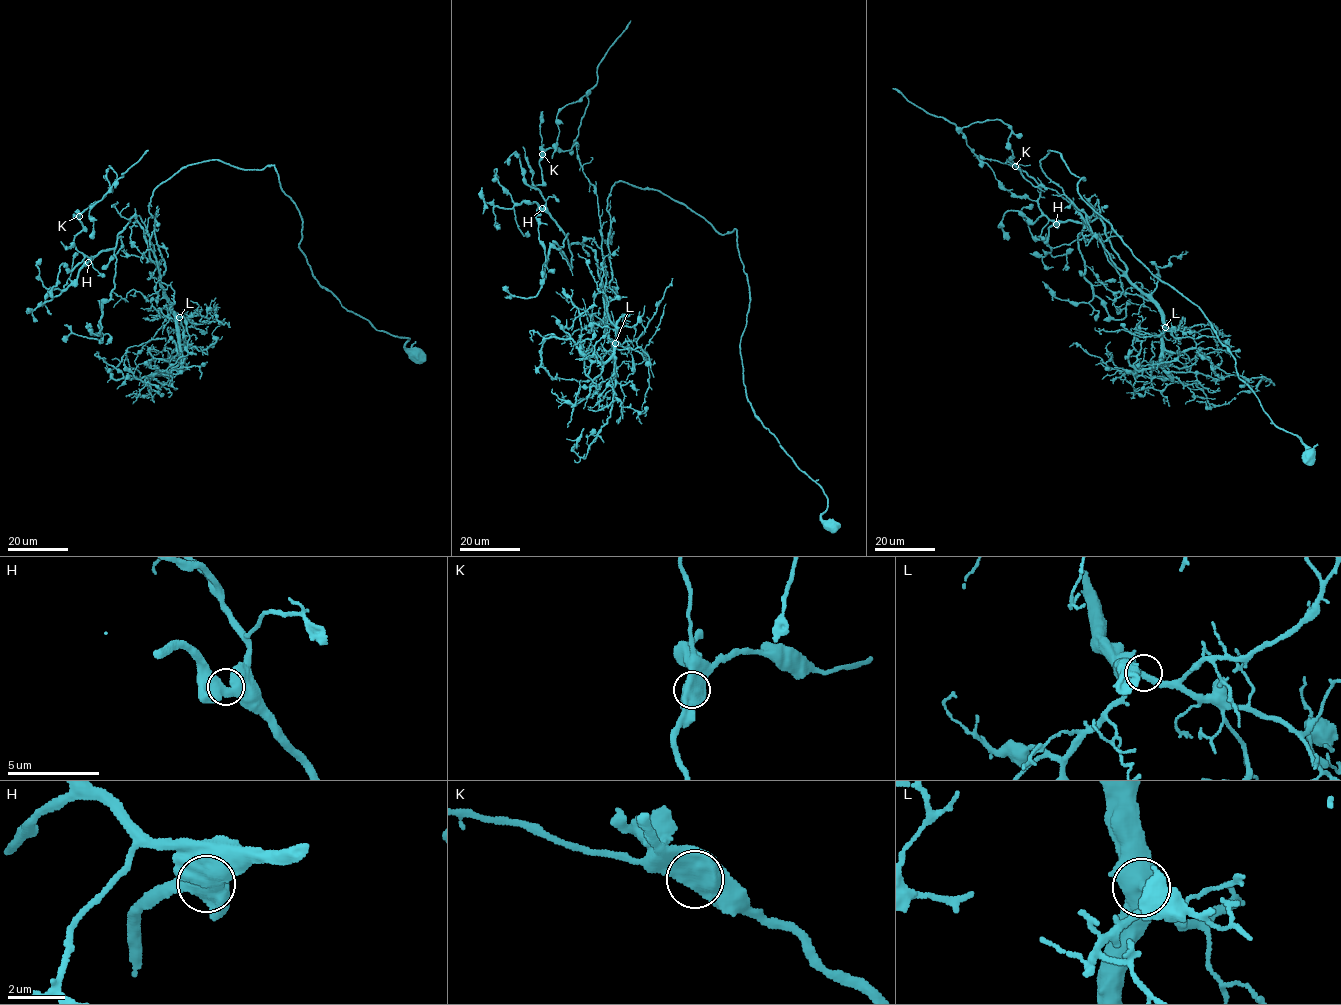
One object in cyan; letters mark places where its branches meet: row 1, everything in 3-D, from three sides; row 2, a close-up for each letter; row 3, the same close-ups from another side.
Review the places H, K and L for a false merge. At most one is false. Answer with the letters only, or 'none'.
K

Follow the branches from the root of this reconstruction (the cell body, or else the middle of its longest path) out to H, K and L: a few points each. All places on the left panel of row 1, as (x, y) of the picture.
H: (415, 355), (318, 283), (274, 165), (203, 160), (162, 182), (148, 205), (161, 276), (132, 217), (88, 262)
K: (415, 355), (318, 283), (274, 165), (162, 182), (161, 276), (135, 219), (90, 259), (79, 216)
L: (415, 355), (408, 338), (377, 330), (318, 283), (274, 165), (203, 160), (154, 190), (160, 283), (179, 317)

